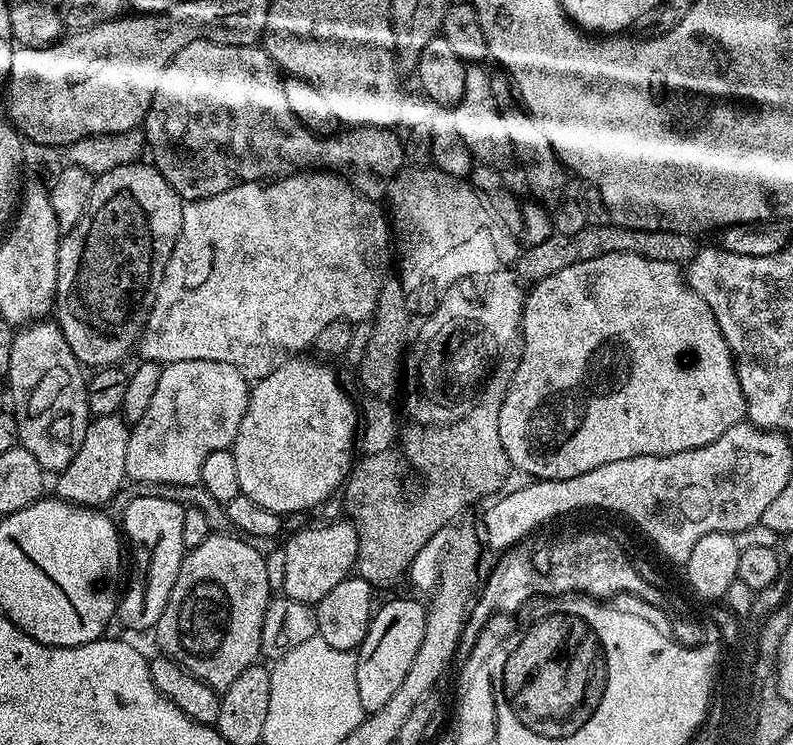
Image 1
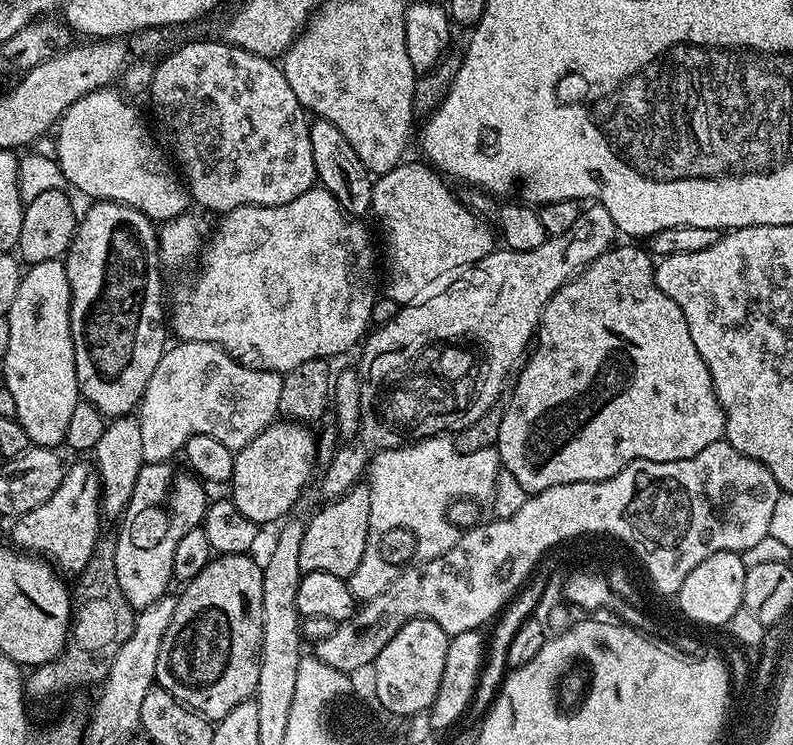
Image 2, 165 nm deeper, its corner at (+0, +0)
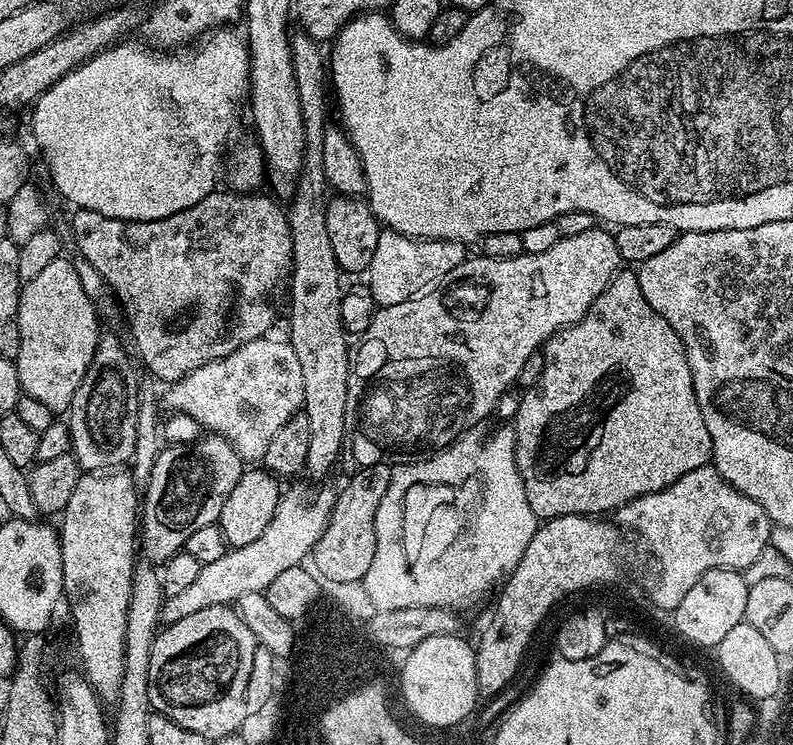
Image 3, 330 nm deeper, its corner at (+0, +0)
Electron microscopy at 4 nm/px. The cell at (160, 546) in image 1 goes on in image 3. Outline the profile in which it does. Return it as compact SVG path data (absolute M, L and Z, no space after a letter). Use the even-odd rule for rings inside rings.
M215 434L205 435L195 444L174 444L165 447L157 454L152 473L142 492L142 515L138 520L138 536L142 541L142 552L153 565L163 565L175 552L183 549L186 538L194 534L202 526L210 526L220 519L222 502L230 498L230 490L234 490L234 482L246 470L245 461L230 446L226 438Z

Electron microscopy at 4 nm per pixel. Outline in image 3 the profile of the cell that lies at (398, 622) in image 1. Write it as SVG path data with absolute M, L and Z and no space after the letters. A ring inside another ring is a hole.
M446 633L423 638L422 642L413 646L412 660L406 661L406 698L412 700L412 708L416 708L416 712L420 712L420 716L424 716L424 720L431 724L452 724L452 720L460 720L460 716L472 708L476 649L462 637L460 634Z

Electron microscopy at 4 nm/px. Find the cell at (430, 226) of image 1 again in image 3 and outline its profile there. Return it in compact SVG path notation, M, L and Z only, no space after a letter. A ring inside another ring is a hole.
M383 229L374 248L374 257L366 273L368 286L375 305L388 307L417 297L434 286L450 270L464 262L465 245L454 240L415 240L396 231Z

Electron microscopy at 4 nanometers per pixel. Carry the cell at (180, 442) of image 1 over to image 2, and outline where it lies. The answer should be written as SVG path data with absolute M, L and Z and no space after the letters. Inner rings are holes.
M210 342L173 343L164 353L146 382L144 397L138 405L138 419L142 426L142 454L150 464L162 464L173 459L172 455L183 449L185 442L194 434L210 434L222 442L222 446L239 450L248 445L262 430L269 428L277 419L283 375L278 372L253 370L233 360L229 352Z

